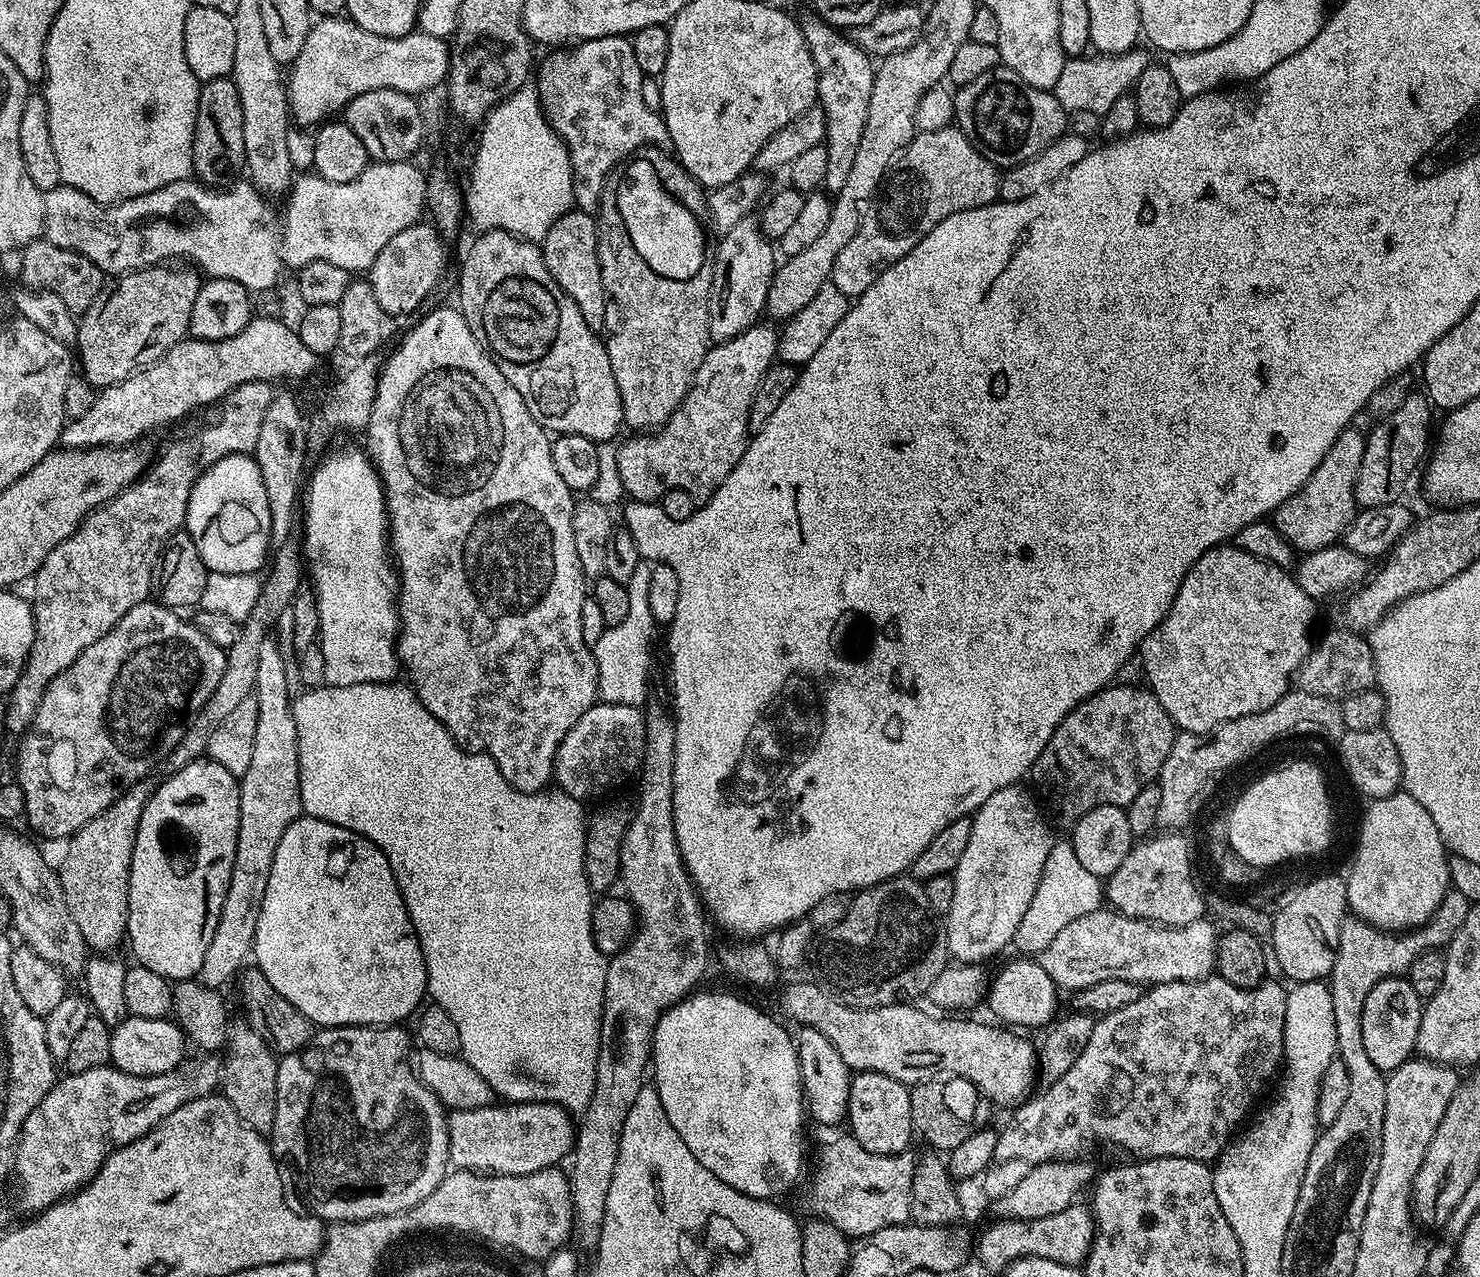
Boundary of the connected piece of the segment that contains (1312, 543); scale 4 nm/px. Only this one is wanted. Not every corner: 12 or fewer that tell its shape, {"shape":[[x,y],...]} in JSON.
{"shape":[[1344,428],[1270,523],[1304,554],[1358,511],[1365,433]]}

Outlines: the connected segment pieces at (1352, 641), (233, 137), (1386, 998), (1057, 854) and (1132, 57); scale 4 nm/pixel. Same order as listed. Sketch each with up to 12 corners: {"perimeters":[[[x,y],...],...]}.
{"perimeters":[[[1343,626],[1319,637],[1294,680],[1343,702],[1376,684],[1372,645]],[[228,76],[198,98],[192,170],[205,186],[245,171],[242,103]],[[1407,978],[1366,994],[1362,1042],[1385,1074],[1416,1052],[1422,997]],[[1057,839],[1015,943],[1043,946],[1102,904],[1101,877]],[[1152,57],[1067,59],[1052,89],[1064,110],[1103,116]]]}

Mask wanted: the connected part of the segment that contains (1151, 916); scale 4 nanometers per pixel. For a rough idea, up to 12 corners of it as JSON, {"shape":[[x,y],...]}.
{"shape":[[1188,840],[1133,843],[1106,880],[1115,911],[1165,928],[1205,919]]}

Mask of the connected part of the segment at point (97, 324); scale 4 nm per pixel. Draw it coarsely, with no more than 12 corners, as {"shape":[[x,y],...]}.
{"shape":[[201,273],[115,277],[78,320],[97,390],[188,336]]}

